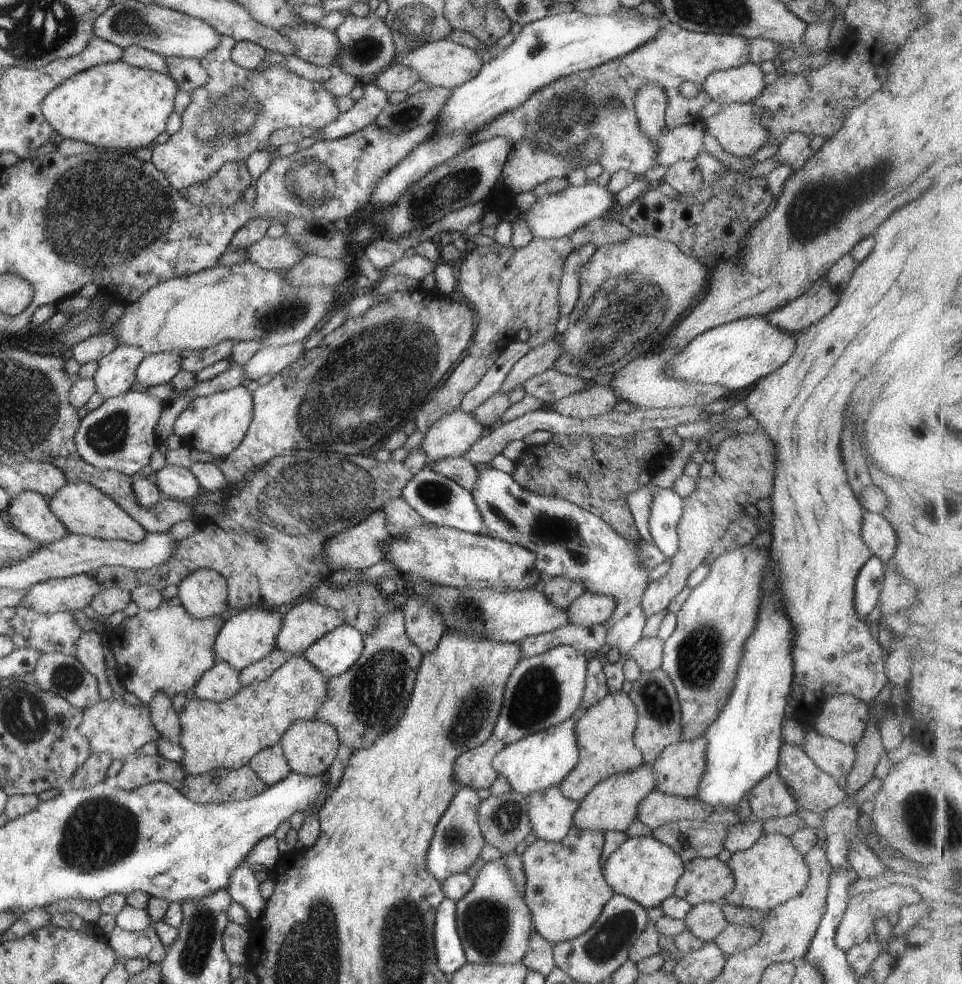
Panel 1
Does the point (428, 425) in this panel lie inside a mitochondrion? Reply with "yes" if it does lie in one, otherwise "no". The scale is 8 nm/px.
no

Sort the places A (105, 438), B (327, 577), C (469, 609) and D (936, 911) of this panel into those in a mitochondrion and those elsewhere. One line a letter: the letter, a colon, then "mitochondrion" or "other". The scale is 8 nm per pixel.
A: mitochondrion
B: other
C: mitochondrion
D: other

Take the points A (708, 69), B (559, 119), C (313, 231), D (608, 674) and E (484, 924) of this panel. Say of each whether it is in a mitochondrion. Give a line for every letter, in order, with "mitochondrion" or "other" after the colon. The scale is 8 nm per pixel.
A: other
B: mitochondrion
C: mitochondrion
D: other
E: mitochondrion

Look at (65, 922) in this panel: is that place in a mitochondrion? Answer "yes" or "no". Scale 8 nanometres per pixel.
no

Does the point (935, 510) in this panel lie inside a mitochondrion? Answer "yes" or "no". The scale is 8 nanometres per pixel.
yes

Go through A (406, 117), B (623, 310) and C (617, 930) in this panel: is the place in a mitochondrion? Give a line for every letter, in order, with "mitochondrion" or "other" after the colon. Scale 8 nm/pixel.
A: mitochondrion
B: mitochondrion
C: mitochondrion

